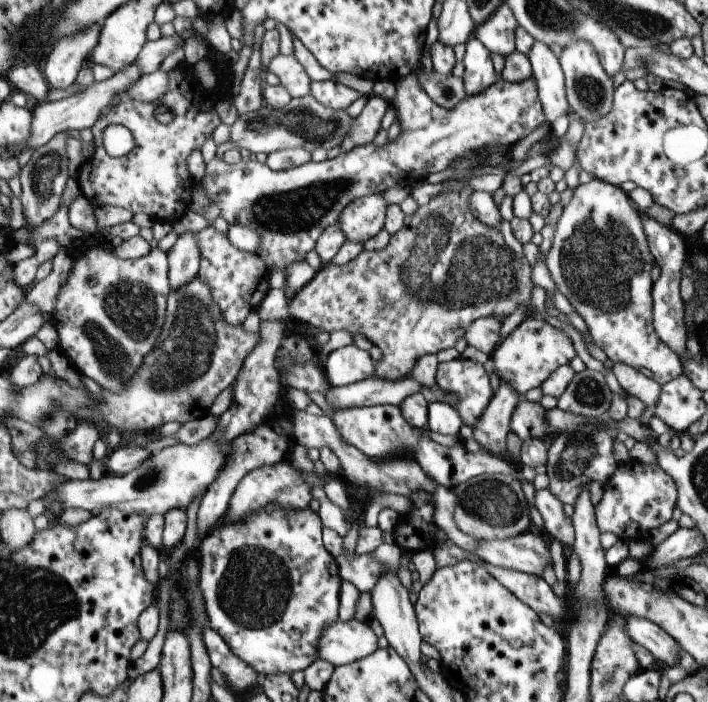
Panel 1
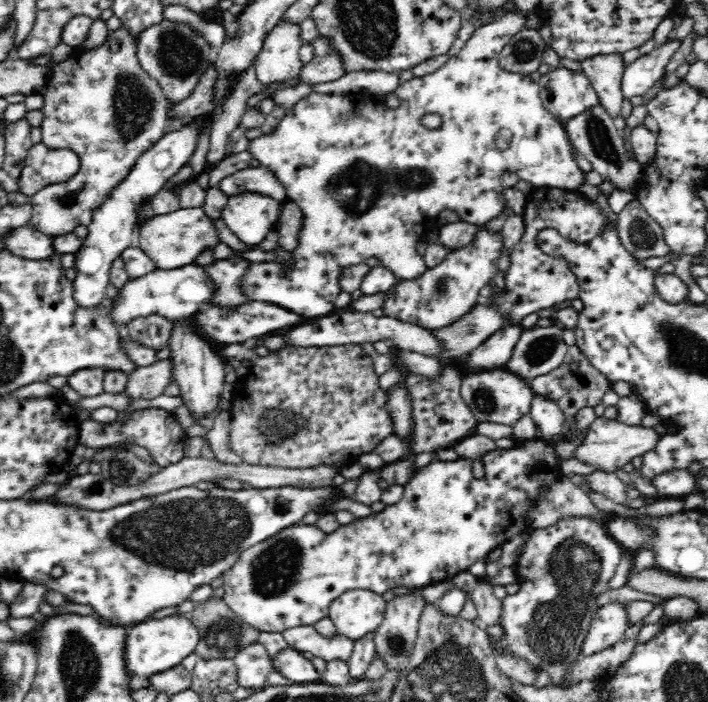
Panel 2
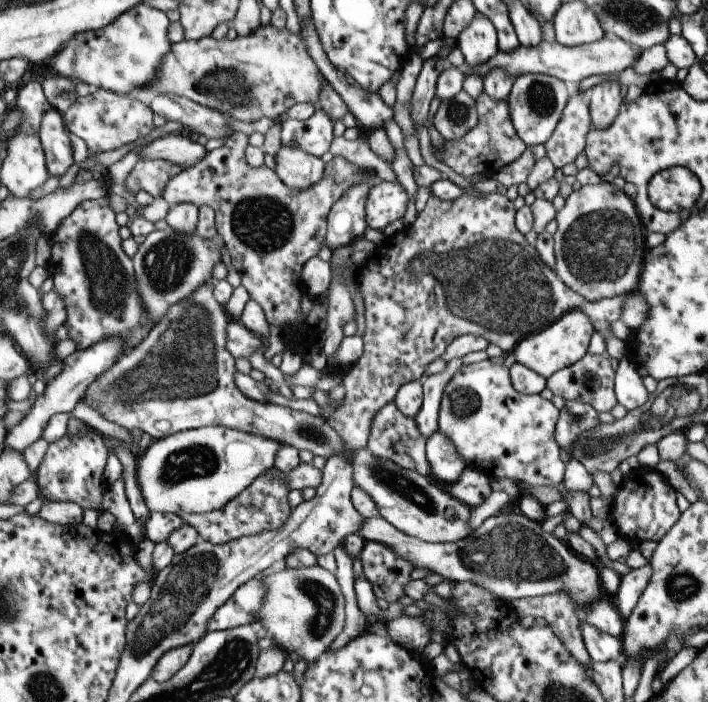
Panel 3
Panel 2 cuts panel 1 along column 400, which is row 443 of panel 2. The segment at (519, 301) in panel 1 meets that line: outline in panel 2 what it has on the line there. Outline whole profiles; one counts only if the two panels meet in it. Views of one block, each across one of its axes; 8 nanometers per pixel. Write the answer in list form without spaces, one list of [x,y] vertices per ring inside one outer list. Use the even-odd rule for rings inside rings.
[[[250,338],[244,343],[235,343],[231,345],[220,344],[220,355],[227,360],[228,358],[235,358],[239,361],[248,360],[252,362],[248,373],[236,380],[236,384],[230,385],[227,391],[231,401],[230,407],[230,429],[228,437],[228,447],[232,449],[234,454],[238,454],[243,458],[244,462],[250,465],[265,466],[265,467],[288,467],[291,469],[297,467],[312,468],[320,465],[335,464],[340,460],[354,460],[362,454],[372,452],[376,445],[389,435],[393,435],[393,419],[387,410],[387,394],[388,392],[382,390],[378,384],[379,376],[374,369],[373,358],[371,358],[360,344],[346,344],[341,346],[296,346],[286,345],[268,356],[259,356],[257,354],[258,348],[257,338]]]

